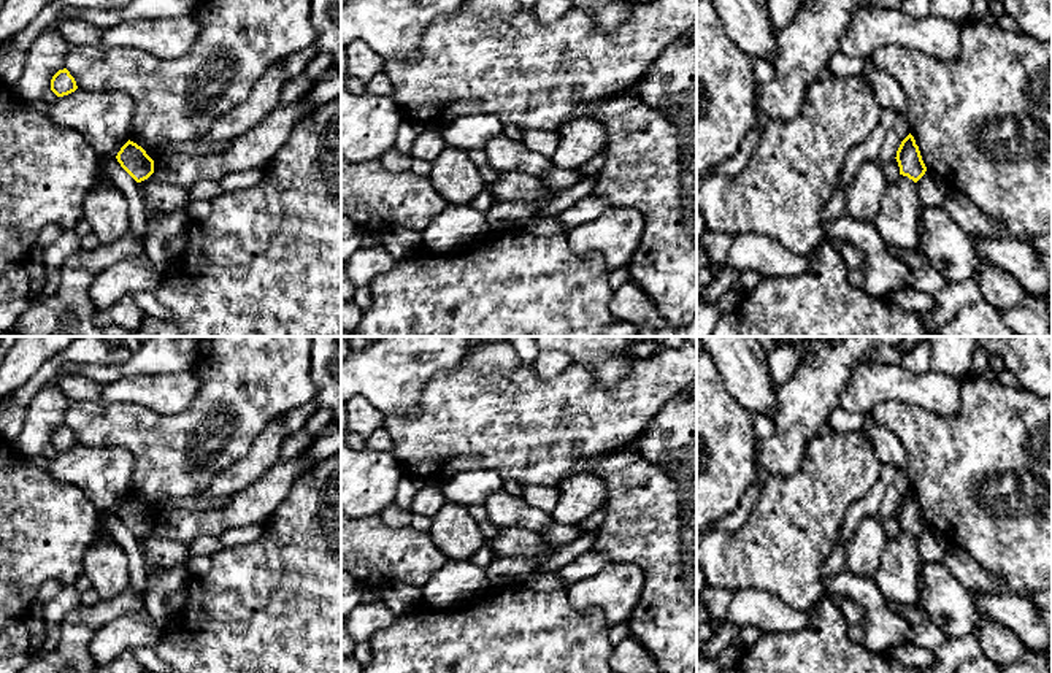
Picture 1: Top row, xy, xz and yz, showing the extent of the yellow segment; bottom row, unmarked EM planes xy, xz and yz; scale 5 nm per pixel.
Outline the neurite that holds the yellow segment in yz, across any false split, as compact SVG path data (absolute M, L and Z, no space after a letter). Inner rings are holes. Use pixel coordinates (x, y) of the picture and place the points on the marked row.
M911 133L901 141L895 159L900 167L900 175L908 176L914 183L917 183L927 171L919 146Z

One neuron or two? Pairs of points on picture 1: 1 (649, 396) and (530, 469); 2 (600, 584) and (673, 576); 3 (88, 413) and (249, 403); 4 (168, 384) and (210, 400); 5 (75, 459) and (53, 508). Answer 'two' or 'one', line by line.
1: one
2: two
3: one
4: two
5: two

